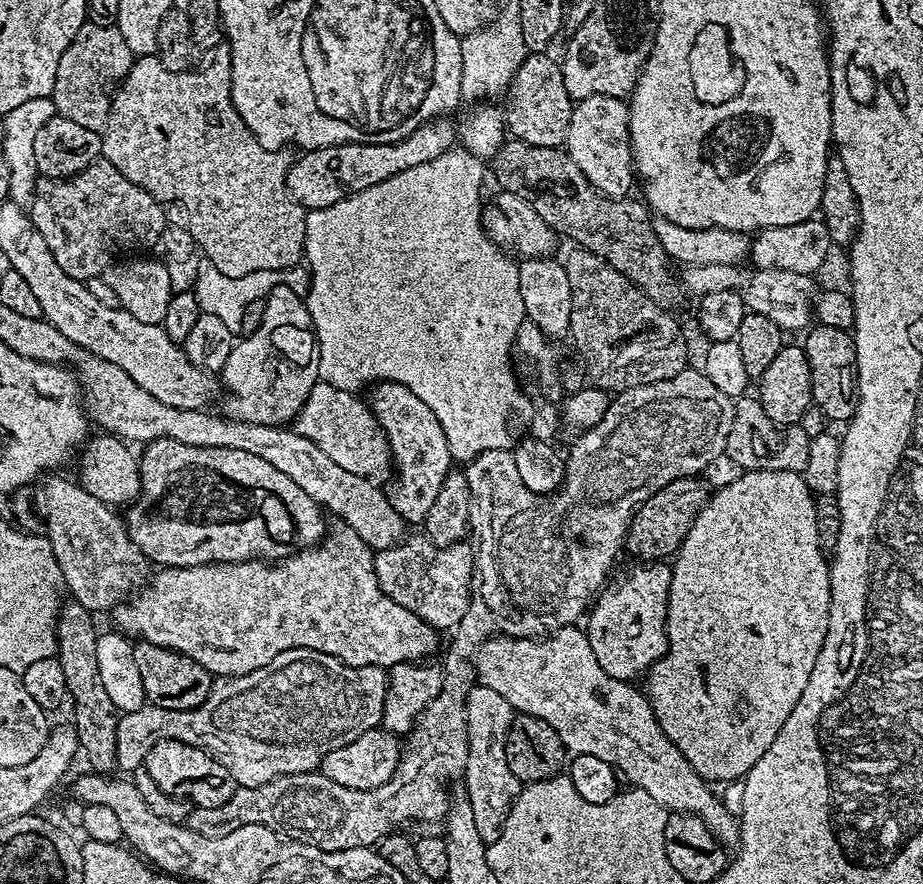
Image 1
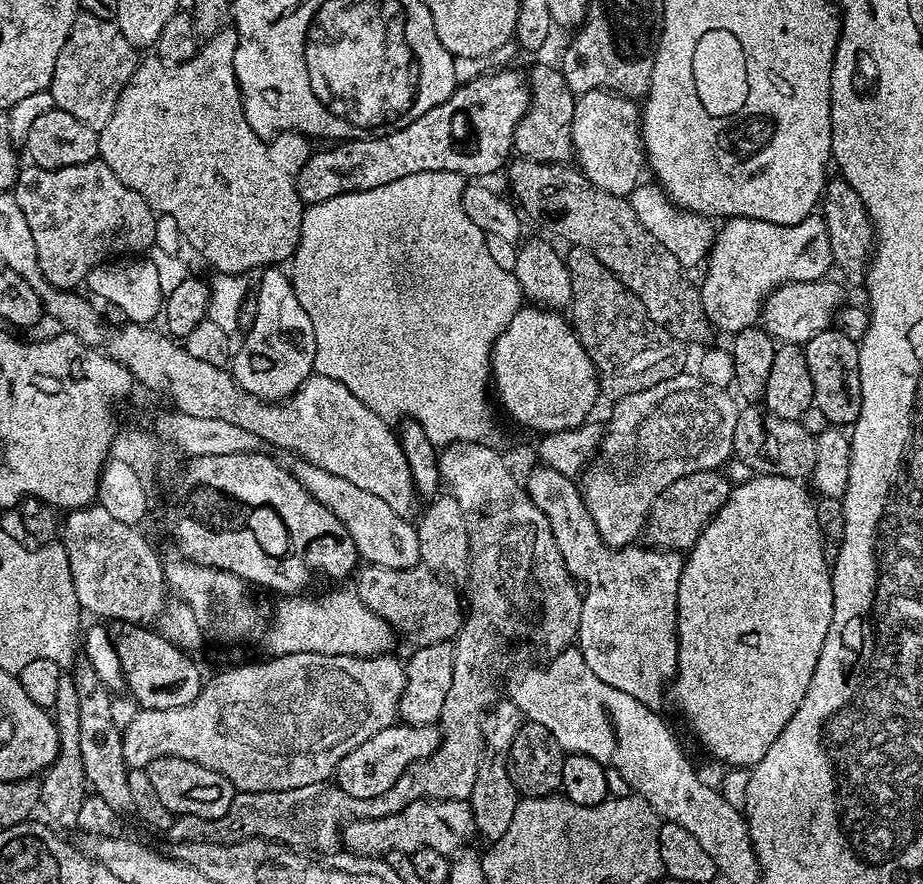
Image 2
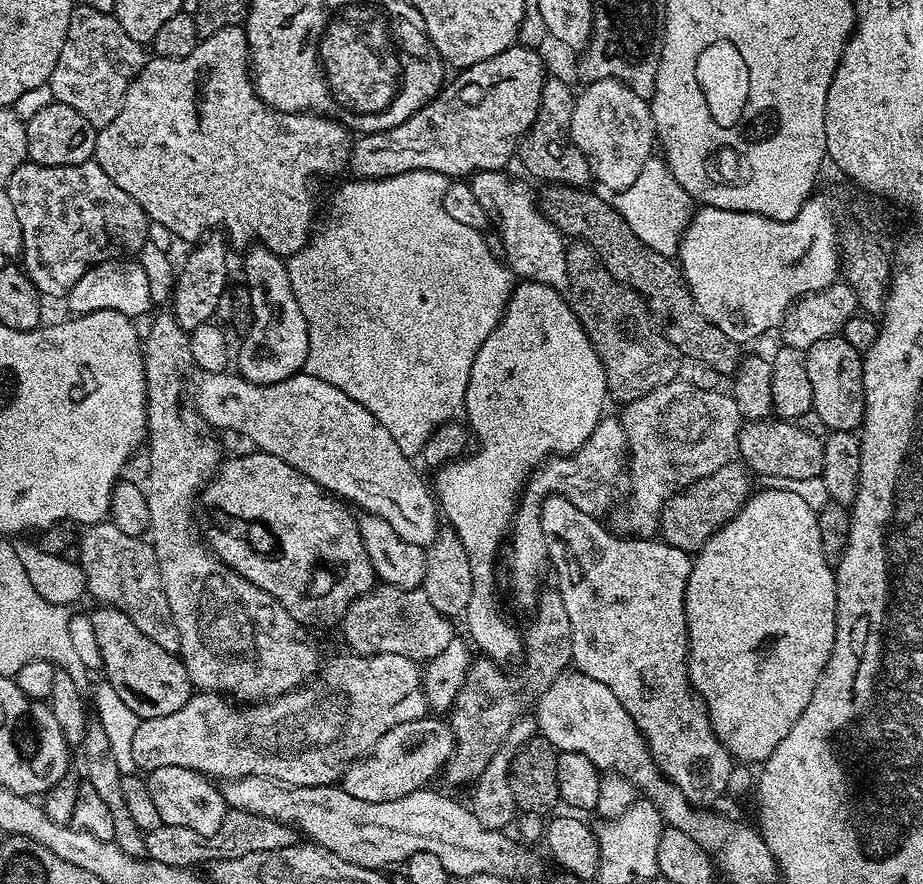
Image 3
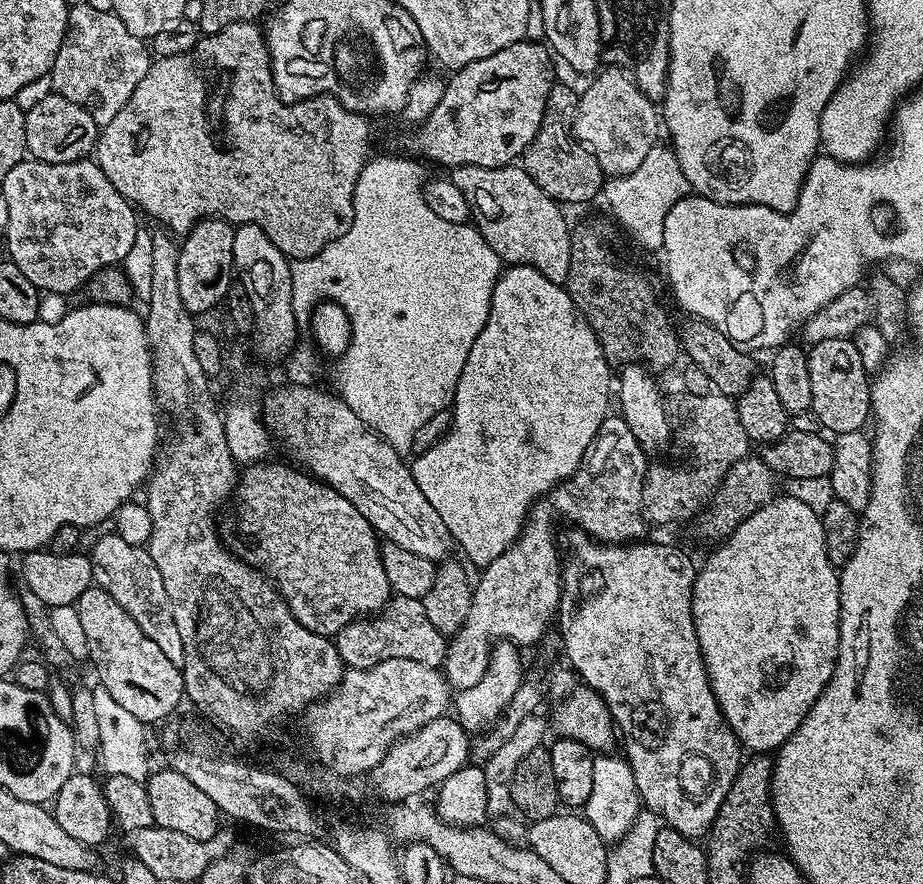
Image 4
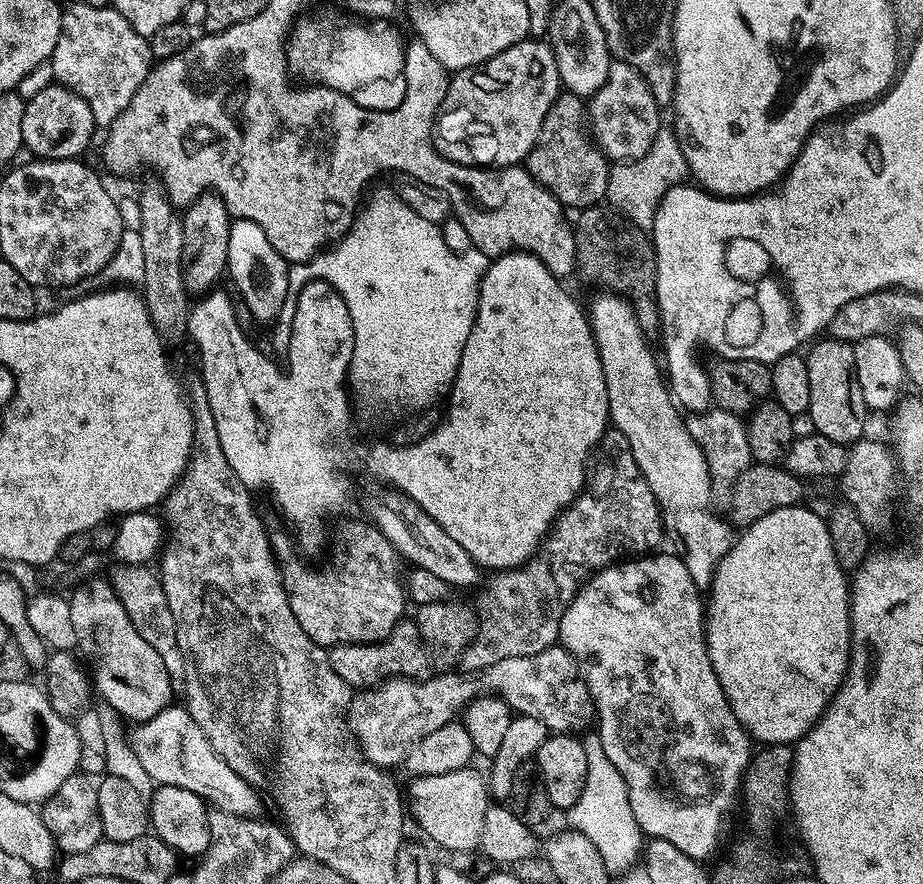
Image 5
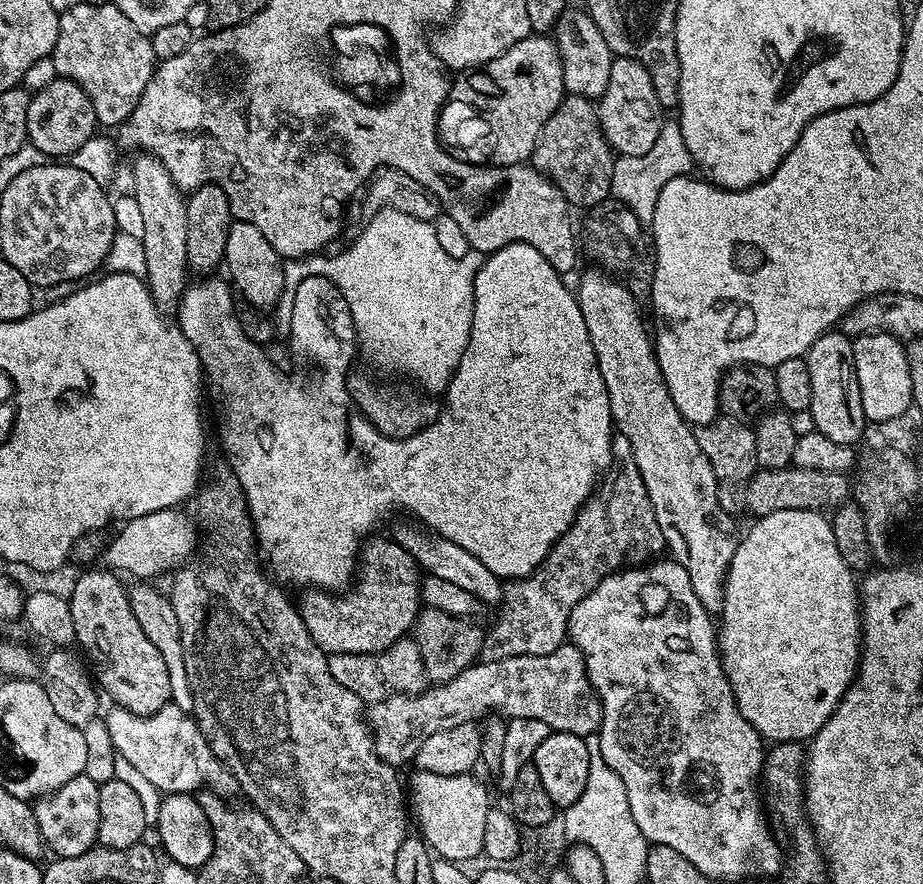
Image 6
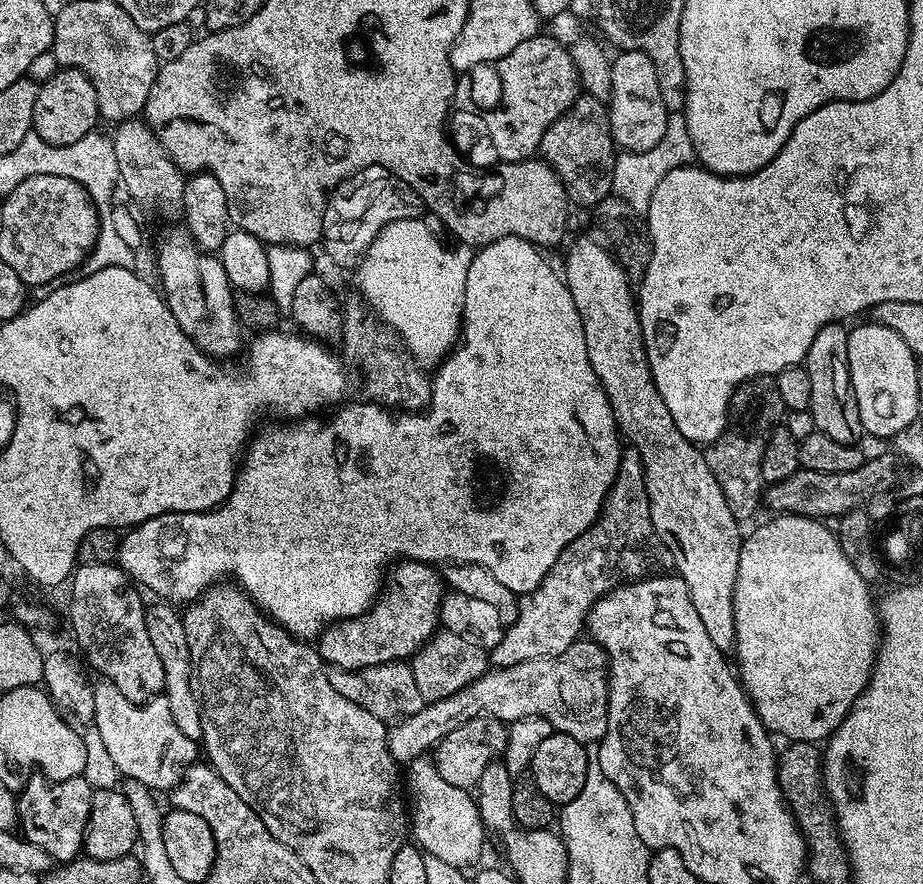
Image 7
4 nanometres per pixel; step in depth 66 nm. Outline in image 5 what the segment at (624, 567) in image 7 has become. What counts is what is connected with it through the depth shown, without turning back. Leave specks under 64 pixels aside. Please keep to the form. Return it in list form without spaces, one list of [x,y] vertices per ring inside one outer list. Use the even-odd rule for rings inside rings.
[[[609,427],[607,431],[601,435],[598,445],[601,460],[587,477],[587,490],[581,491],[575,503],[555,521],[540,547],[523,563],[513,568],[493,571],[493,576],[488,581],[483,581],[484,589],[480,592],[480,606],[478,605],[478,631],[462,653],[465,673],[479,674],[506,658],[538,654],[553,647],[560,638],[562,614],[568,609],[568,603],[576,595],[576,590],[585,577],[627,557],[631,548],[633,553],[648,554],[661,547],[660,539],[666,536],[666,529],[662,523],[660,506],[656,503],[642,470],[638,470],[638,462],[634,462],[634,454],[630,450],[630,442],[626,442],[626,434],[613,427]]]

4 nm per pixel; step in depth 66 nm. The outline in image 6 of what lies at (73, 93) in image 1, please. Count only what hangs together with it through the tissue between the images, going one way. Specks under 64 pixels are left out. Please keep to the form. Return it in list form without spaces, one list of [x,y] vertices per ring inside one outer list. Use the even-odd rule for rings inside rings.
[[[81,2],[78,6],[70,6],[70,10],[60,13],[58,42],[54,42],[51,58],[57,77],[78,82],[78,86],[90,98],[97,125],[104,127],[105,124],[112,130],[119,129],[120,125],[128,121],[158,63],[151,39],[140,32],[138,26],[134,26],[134,22],[130,22],[130,18],[126,18],[126,14],[122,14],[122,10],[118,10],[112,2],[105,2],[102,6]]]

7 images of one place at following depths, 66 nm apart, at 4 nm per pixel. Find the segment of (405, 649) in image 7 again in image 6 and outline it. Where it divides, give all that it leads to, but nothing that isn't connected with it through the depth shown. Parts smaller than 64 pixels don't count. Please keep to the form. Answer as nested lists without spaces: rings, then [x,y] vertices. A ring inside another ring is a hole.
[[[395,539],[372,540],[361,547],[358,557],[358,571],[350,591],[334,595],[326,590],[310,590],[306,596],[298,600],[300,616],[308,627],[310,638],[325,654],[333,656],[372,656],[376,652],[385,652],[405,639],[413,631],[417,617],[422,611],[420,585],[422,569],[416,559],[406,551]]]

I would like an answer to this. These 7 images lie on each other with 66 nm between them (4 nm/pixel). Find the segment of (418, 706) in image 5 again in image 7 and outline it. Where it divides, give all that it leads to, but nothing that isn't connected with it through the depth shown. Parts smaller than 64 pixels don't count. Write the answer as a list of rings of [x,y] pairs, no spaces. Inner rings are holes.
[[[581,638],[570,646],[566,646],[566,650],[562,650],[562,654],[558,654],[554,658],[538,658],[534,662],[518,662],[518,666],[510,666],[509,668],[492,668],[487,671],[484,676],[478,677],[476,681],[464,689],[458,690],[457,693],[450,694],[449,697],[432,703],[425,703],[424,708],[418,710],[418,714],[405,716],[395,721],[394,726],[388,729],[388,749],[391,750],[392,756],[397,762],[409,762],[419,756],[425,755],[429,750],[435,749],[436,745],[440,743],[440,739],[446,734],[450,734],[450,730],[454,730],[458,726],[462,726],[466,722],[470,722],[479,716],[493,716],[495,720],[503,720],[505,722],[521,720],[522,718],[534,718],[537,716],[538,718],[546,718],[546,722],[550,722],[552,729],[558,732],[565,732],[570,738],[585,742],[598,742],[606,734],[606,722],[608,721],[608,656],[596,645],[595,640],[591,638]]]

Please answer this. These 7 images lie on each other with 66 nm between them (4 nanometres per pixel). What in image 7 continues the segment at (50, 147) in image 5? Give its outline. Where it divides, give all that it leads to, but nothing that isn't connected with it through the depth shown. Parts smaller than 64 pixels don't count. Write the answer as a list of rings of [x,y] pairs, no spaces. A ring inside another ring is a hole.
[[[60,68],[49,80],[39,85],[38,102],[34,102],[32,131],[46,143],[69,146],[94,131],[99,120],[98,94],[94,94],[94,82],[90,82],[82,70]]]

